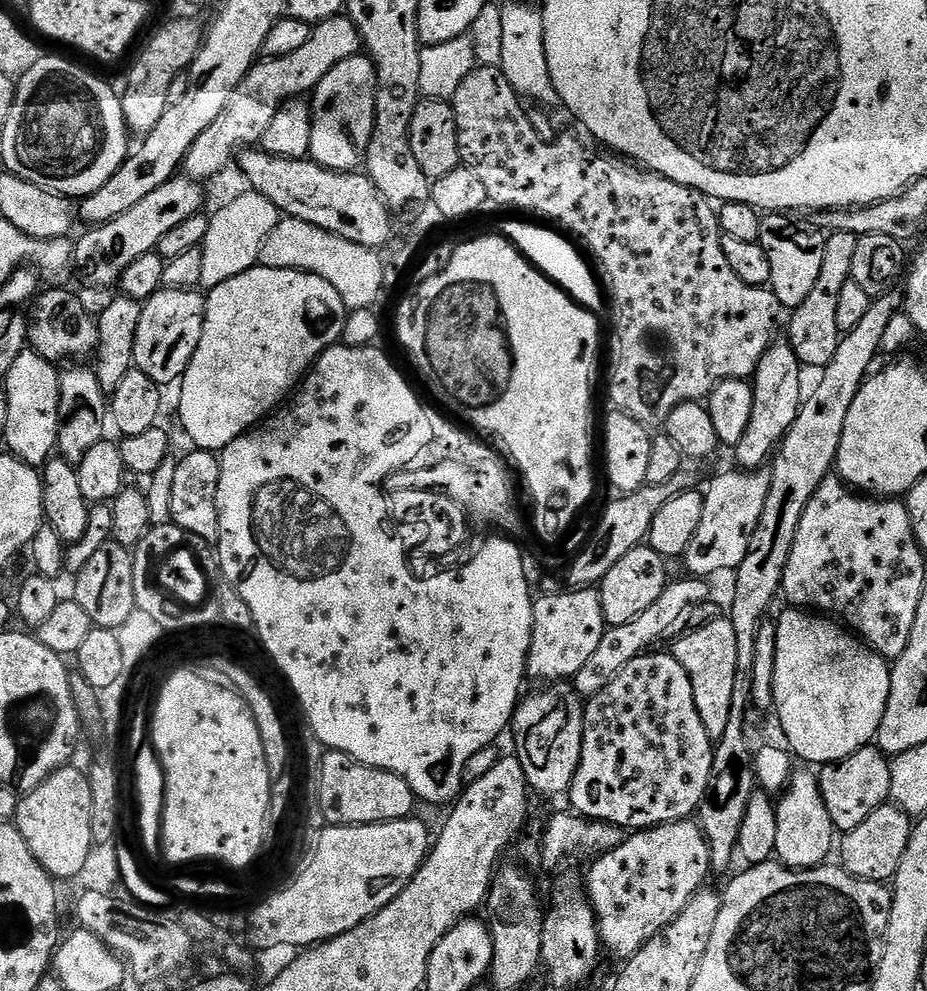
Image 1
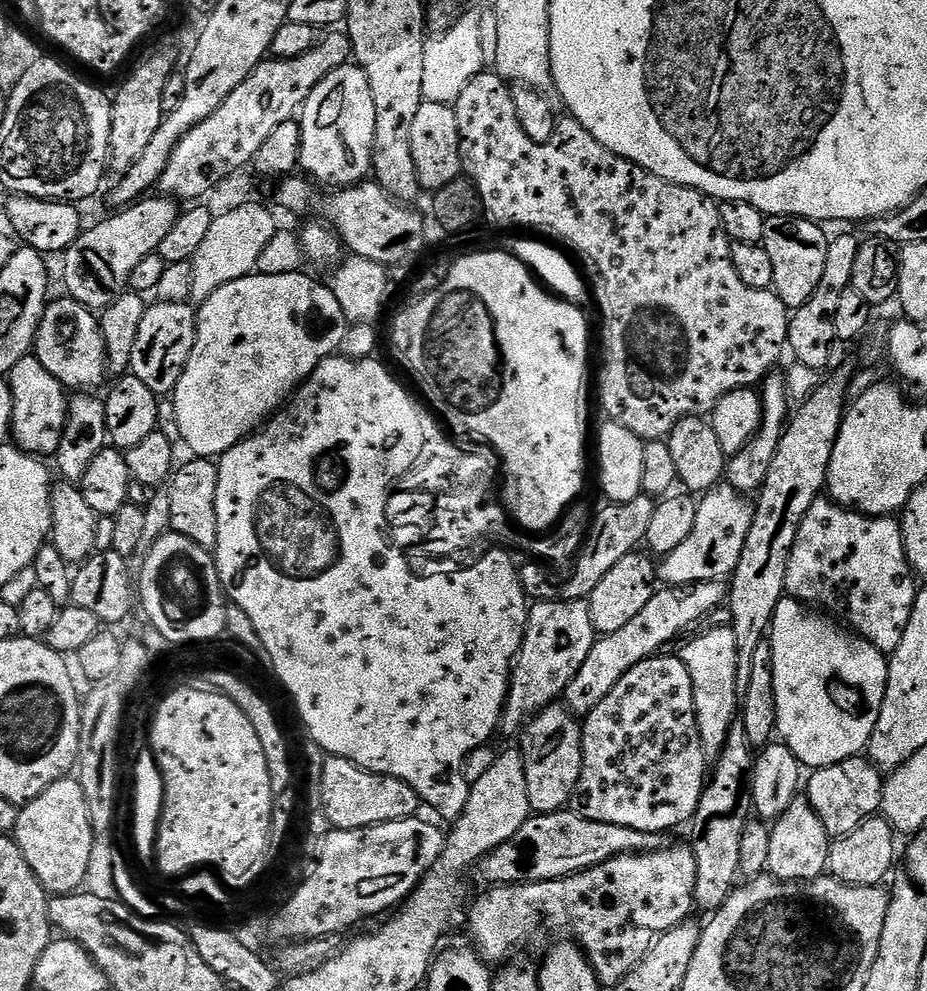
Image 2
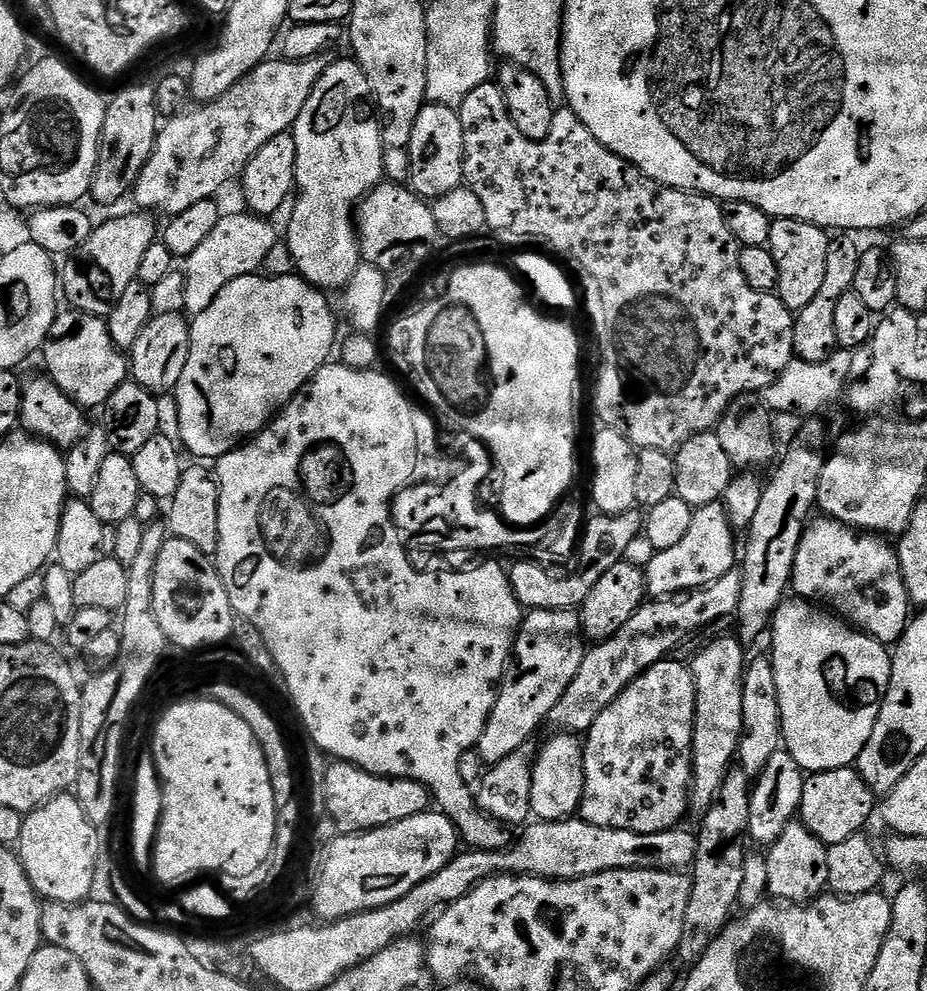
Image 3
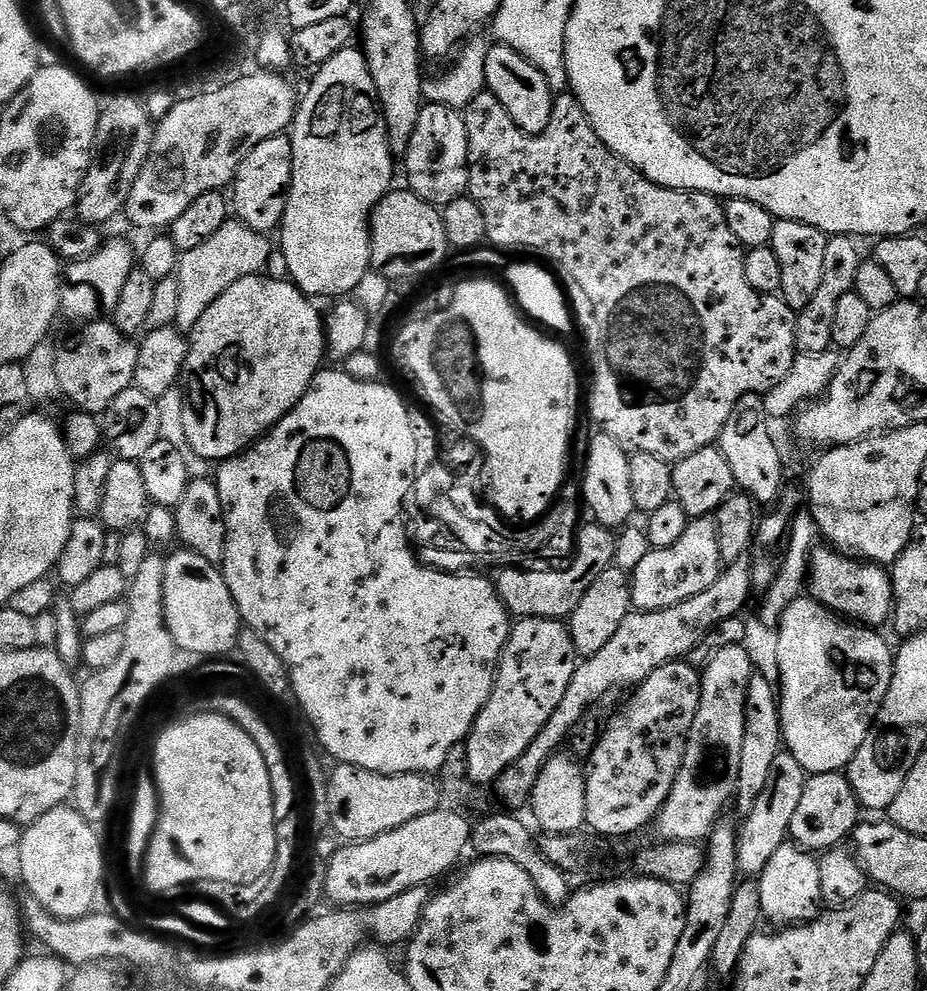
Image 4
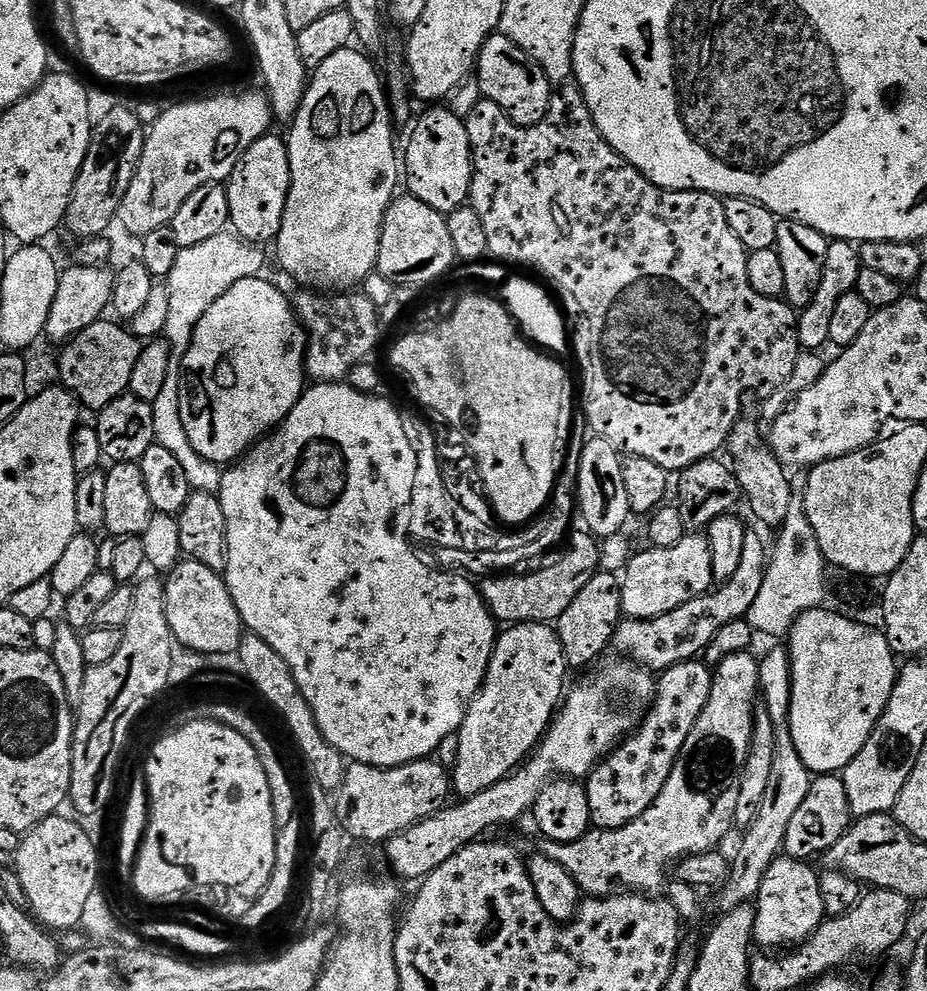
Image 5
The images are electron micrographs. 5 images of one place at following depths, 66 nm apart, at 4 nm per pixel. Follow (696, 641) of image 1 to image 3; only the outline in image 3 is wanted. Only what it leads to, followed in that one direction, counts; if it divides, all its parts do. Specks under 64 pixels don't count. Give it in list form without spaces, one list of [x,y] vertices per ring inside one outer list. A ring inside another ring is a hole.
[[[735,635],[720,636],[690,660],[696,683],[696,717],[692,731],[692,786],[690,804],[693,809],[707,810],[729,768],[736,760],[742,736],[742,686],[746,671],[745,645]]]

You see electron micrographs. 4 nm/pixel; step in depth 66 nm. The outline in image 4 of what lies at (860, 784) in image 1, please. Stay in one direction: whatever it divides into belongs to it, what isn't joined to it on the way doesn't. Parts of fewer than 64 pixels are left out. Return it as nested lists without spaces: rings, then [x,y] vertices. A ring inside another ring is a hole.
[[[817,772],[809,775],[804,782],[802,798],[794,813],[794,822],[790,822],[789,837],[801,848],[807,848],[813,854],[823,853],[845,843],[844,839],[855,833],[856,825],[861,823],[862,805],[856,797],[847,775],[839,772]]]

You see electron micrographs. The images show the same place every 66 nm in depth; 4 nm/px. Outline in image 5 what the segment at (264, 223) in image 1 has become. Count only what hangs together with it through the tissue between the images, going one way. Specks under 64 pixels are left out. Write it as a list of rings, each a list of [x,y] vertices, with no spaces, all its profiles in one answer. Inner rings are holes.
[[[225,230],[199,246],[180,249],[178,262],[174,262],[174,270],[170,270],[166,278],[170,294],[170,318],[166,318],[163,339],[168,341],[173,361],[183,361],[202,314],[206,314],[206,310],[210,310],[210,306],[214,306],[214,302],[218,302],[218,298],[222,298],[222,294],[234,286],[234,282],[242,282],[242,278],[263,273],[264,256],[260,252],[263,251],[257,245],[243,240],[231,230]]]

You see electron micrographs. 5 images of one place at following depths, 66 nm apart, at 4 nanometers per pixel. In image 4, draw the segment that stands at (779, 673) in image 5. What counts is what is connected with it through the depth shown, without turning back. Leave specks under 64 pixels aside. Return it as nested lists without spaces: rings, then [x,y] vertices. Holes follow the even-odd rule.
[[[782,750],[778,758],[774,758],[774,766],[770,769],[766,787],[758,797],[758,802],[754,802],[750,814],[743,817],[744,825],[741,823],[738,828],[736,870],[741,877],[759,877],[760,872],[766,870],[766,862],[770,862],[771,856],[778,851],[778,846],[789,843],[790,822],[794,822],[794,813],[802,798],[805,779],[806,773],[803,766],[791,752]]]

